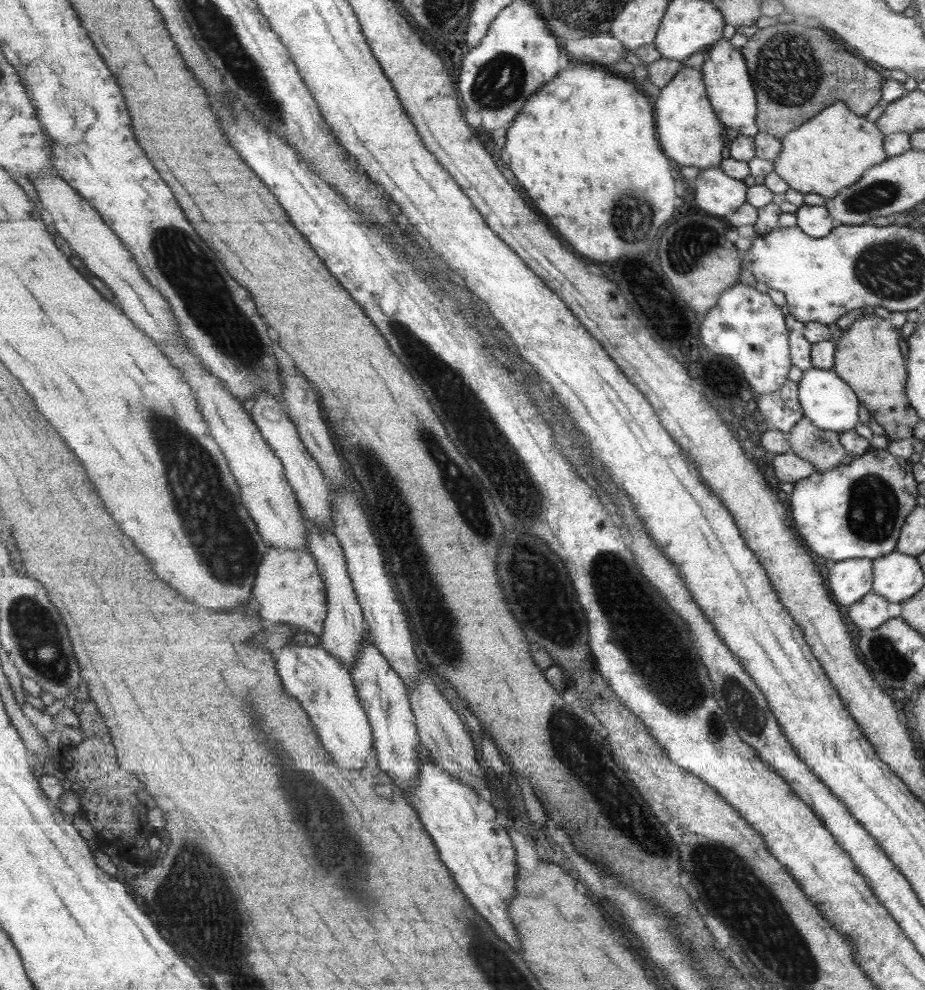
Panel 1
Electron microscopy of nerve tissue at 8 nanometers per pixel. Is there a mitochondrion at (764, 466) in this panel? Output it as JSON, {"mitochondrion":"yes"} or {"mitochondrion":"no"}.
{"mitochondrion":"no"}

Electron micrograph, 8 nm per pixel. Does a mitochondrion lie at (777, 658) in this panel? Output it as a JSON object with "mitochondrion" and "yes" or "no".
{"mitochondrion":"no"}

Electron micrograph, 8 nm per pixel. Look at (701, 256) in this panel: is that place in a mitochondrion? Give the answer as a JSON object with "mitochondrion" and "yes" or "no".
{"mitochondrion":"yes"}

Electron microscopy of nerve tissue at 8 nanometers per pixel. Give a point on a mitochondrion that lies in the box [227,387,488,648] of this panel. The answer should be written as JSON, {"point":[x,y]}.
{"point":[391,512]}

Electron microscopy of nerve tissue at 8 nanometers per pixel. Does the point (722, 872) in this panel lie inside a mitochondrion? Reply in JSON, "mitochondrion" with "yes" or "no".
{"mitochondrion":"yes"}

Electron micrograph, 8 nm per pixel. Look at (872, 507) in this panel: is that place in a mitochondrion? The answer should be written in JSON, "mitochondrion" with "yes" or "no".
{"mitochondrion":"yes"}

